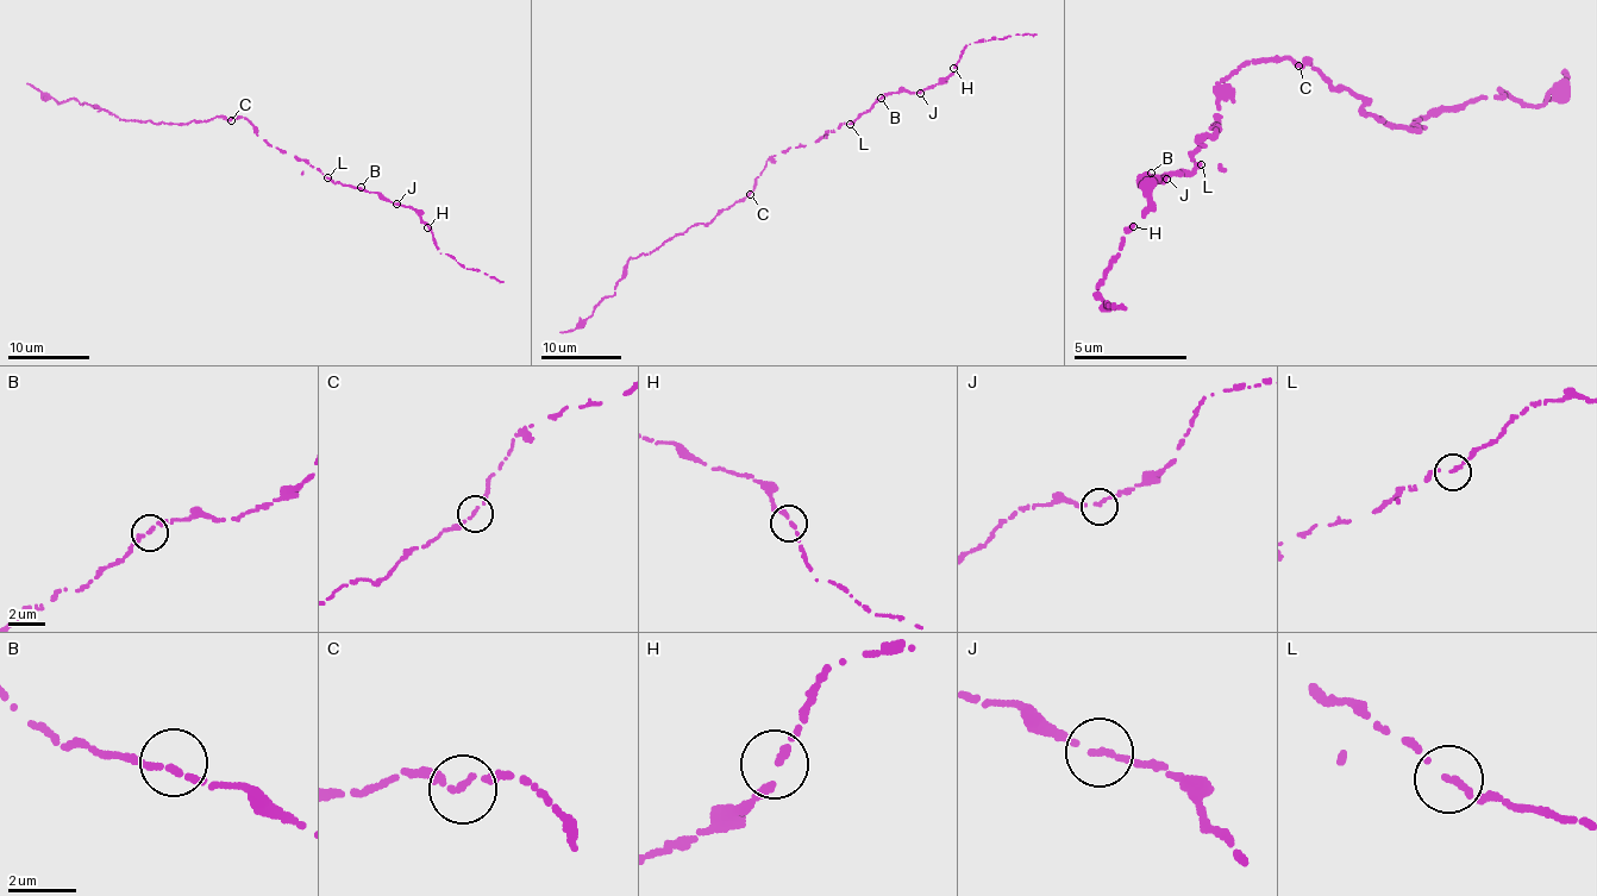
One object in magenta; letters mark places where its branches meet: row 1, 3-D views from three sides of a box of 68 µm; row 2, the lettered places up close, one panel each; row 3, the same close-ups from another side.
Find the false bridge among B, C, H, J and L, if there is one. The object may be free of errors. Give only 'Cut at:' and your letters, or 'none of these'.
Cut at: none of these

